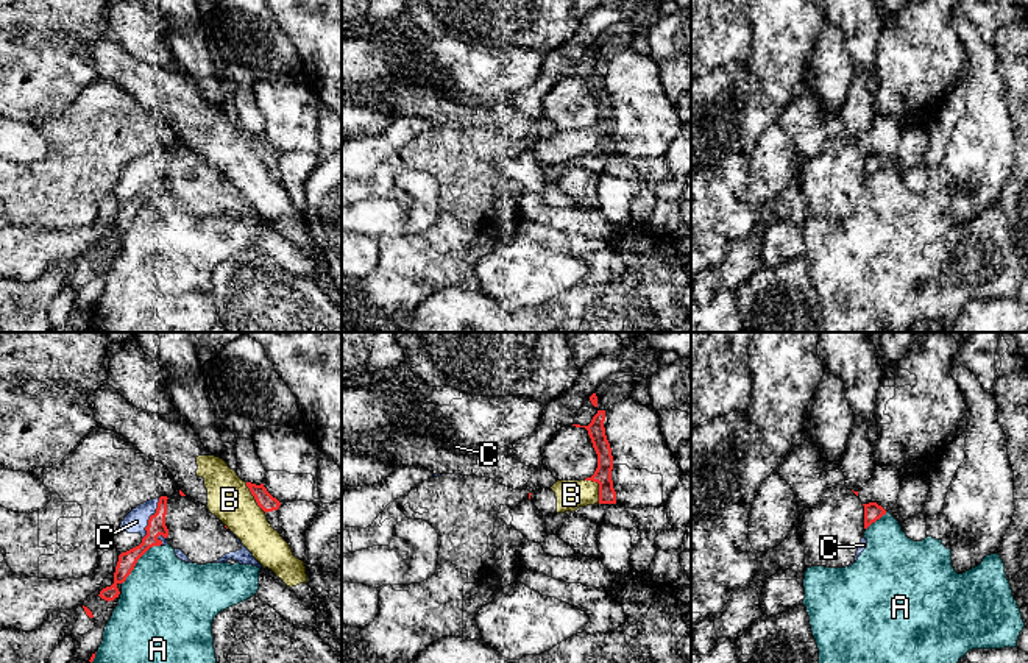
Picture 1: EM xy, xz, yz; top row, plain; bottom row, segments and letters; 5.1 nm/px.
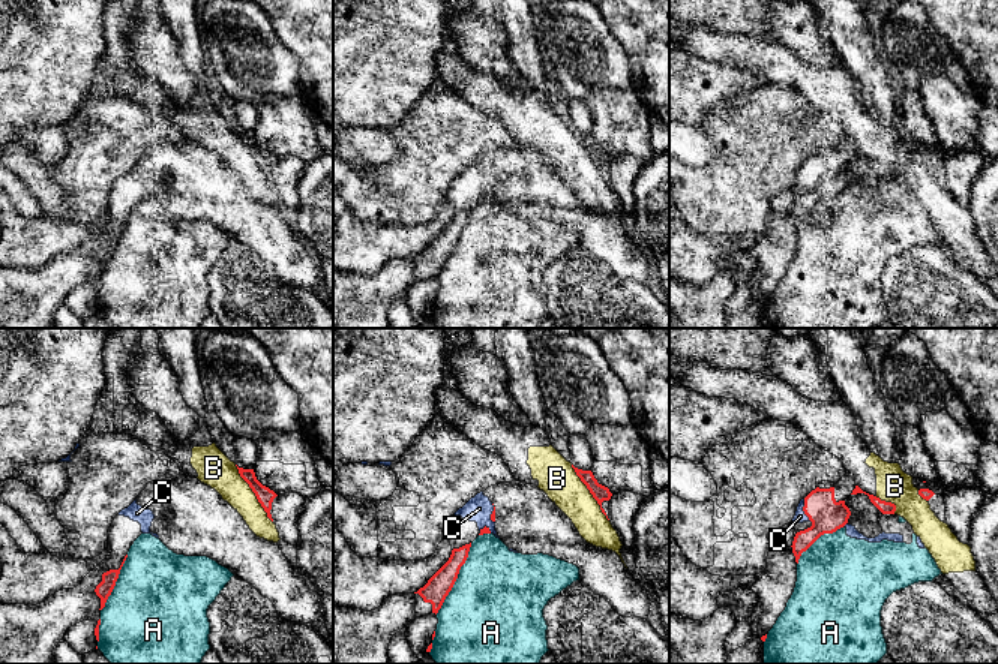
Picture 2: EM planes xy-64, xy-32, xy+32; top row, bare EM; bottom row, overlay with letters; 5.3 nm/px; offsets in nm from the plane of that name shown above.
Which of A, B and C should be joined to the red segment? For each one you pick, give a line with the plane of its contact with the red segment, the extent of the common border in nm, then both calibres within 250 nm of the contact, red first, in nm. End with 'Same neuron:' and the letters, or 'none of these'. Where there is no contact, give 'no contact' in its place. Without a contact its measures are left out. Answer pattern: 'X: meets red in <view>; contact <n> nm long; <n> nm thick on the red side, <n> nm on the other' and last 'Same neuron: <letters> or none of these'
A: meets red in xy; contact 280 nm long; 100 nm thick on the red side, 460 nm on the other
Same neuron: A

